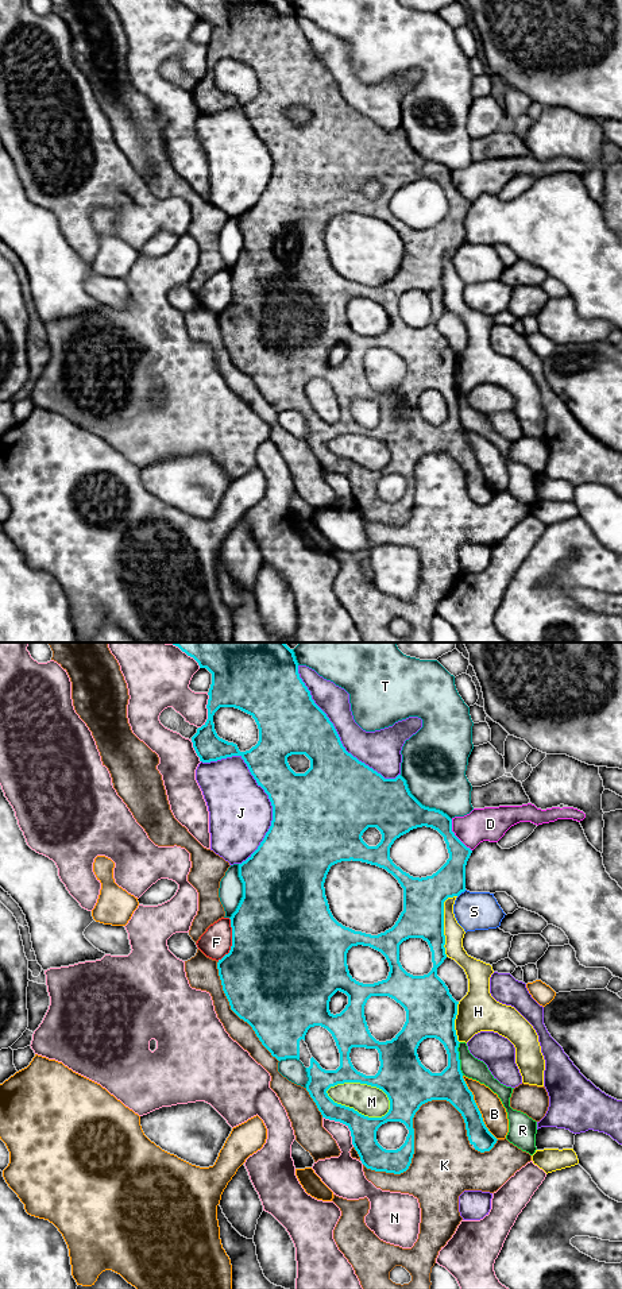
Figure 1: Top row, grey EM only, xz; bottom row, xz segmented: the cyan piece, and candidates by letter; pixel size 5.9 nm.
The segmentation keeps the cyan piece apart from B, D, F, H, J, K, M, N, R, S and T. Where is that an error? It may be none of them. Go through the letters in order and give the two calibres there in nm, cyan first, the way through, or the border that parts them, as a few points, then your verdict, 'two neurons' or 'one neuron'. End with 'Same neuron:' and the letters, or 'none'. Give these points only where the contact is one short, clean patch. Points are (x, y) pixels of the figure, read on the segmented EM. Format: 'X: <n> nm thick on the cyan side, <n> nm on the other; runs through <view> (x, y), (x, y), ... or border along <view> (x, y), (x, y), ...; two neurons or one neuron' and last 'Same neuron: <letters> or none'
B: 180 nm thick on the cyan side, 150 nm on the other; two neurons
D: 180 nm thick on the cyan side, 200 nm on the other; two neurons
F: 500 nm thick on the cyan side, 180 nm on the other; two neurons
H: 260 nm thick on the cyan side, 120 nm on the other; two neurons
J: 380 nm thick on the cyan side, 380 nm on the other; two neurons
K: 200 nm thick on the cyan side, 380 nm on the other; two neurons
M: 160 nm thick on the cyan side, 180 nm on the other; two neurons
N: 160 nm thick on the cyan side, 140 nm on the other; two neurons
R: 190 nm thick on the cyan side, 130 nm on the other; two neurons
S: 240 nm thick on the cyan side, 220 nm on the other; two neurons
T: 300 nm thick on the cyan side, 380 nm on the other; two neurons
Same neuron: none

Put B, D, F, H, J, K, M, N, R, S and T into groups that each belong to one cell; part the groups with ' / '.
B / D / F J M N / H / K / R / S / T

